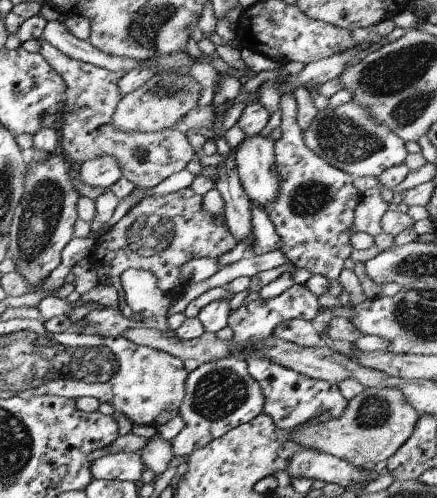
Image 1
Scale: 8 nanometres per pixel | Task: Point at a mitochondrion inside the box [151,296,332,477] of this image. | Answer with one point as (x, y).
(220, 393)

